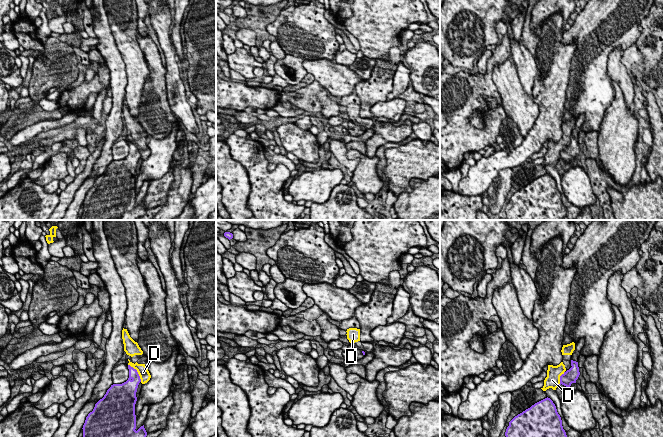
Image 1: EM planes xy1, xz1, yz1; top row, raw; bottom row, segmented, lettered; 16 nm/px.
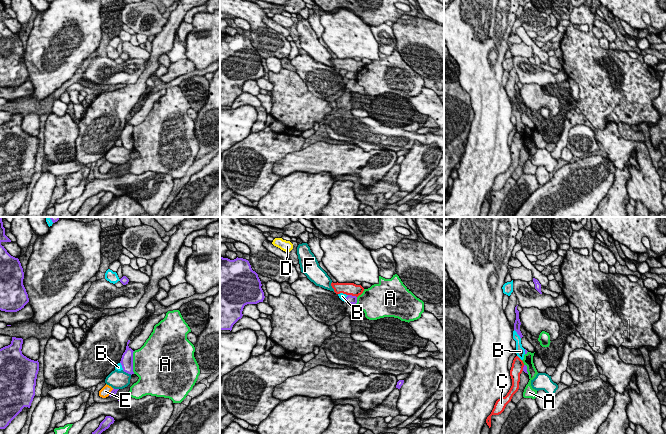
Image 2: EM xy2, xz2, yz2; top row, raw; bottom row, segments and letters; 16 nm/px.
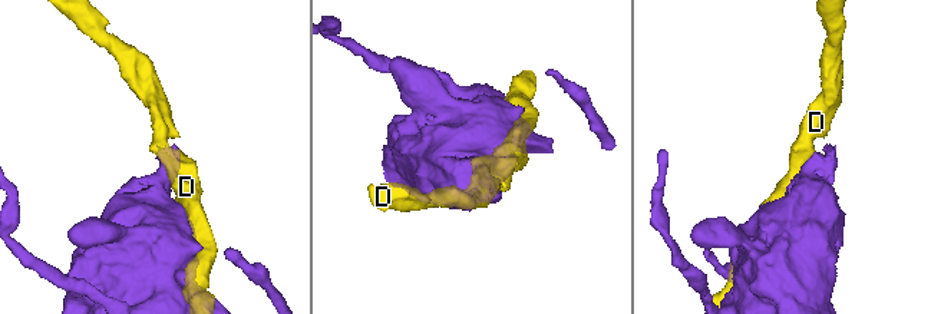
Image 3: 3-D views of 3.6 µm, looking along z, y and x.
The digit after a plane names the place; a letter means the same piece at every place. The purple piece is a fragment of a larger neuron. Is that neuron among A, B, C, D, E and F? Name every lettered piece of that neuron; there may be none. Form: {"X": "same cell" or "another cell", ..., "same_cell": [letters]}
{"A": "another cell", "B": "another cell", "C": "another cell", "D": "another cell", "E": "another cell", "F": "another cell", "same_cell": []}

